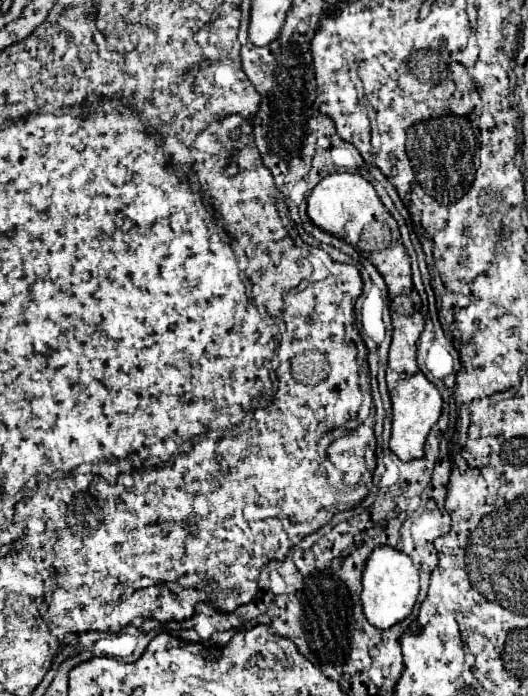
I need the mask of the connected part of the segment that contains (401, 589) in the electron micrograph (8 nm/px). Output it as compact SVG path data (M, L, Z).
M376 548L362 574L362 608L368 618L368 622L380 630L388 630L410 616L416 598L418 598L418 570L414 568L412 560L394 548Z

